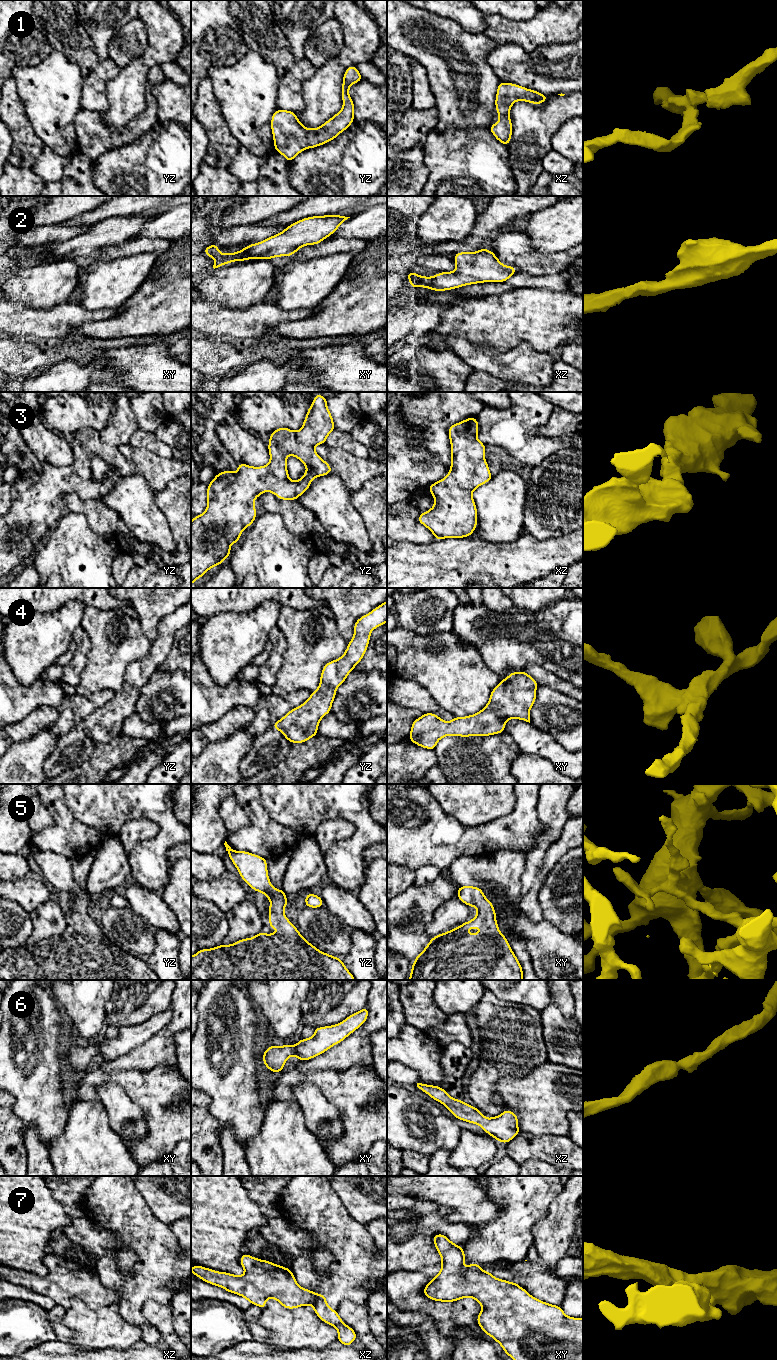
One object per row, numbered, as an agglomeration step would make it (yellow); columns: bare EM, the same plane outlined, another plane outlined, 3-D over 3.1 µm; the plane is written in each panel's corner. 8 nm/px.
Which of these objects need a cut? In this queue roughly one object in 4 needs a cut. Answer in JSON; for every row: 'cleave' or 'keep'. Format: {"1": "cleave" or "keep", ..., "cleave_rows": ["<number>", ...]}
{"1": "keep", "2": "keep", "3": "keep", "4": "keep", "5": "keep", "6": "keep", "7": "cleave", "cleave_rows": ["7"]}

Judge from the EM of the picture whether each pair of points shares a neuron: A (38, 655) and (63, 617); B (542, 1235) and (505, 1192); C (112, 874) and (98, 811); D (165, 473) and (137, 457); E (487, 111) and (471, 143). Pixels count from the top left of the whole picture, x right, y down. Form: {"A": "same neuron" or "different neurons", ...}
{"A": "same neuron", "B": "different neurons", "C": "different neurons", "D": "same neuron", "E": "different neurons"}

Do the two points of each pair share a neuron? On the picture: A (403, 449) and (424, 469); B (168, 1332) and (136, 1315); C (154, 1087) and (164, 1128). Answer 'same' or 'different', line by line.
A: same
B: different
C: same

